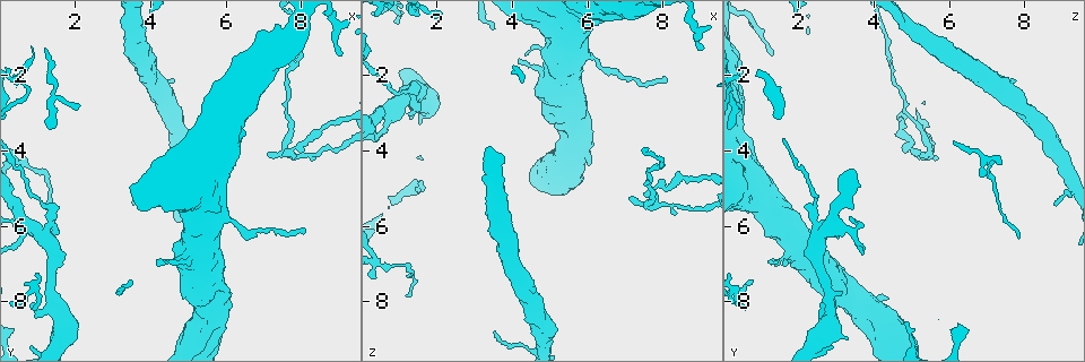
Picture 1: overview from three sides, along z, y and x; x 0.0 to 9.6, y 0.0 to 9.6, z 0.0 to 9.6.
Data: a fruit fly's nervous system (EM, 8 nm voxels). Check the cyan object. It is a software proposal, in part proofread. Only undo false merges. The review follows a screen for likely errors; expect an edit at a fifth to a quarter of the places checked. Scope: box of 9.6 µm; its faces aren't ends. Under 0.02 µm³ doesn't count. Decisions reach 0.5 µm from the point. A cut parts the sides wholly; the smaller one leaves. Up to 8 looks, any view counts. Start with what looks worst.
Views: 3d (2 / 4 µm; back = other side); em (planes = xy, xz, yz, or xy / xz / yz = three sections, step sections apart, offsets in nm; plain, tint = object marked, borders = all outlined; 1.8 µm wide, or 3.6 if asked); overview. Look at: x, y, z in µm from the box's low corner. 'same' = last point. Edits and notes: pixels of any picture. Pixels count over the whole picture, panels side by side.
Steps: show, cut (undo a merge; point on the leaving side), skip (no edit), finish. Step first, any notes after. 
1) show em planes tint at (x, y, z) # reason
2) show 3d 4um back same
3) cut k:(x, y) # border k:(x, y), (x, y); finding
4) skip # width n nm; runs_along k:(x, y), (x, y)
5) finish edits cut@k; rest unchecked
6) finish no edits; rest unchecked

show em yz step 16 tint at (7.80, 4.15, 5.40) # arms part here

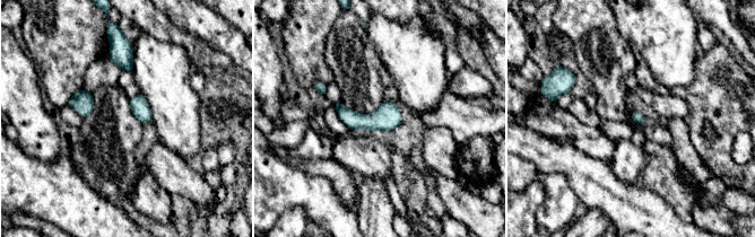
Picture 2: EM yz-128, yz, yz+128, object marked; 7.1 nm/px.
show em planes borders same

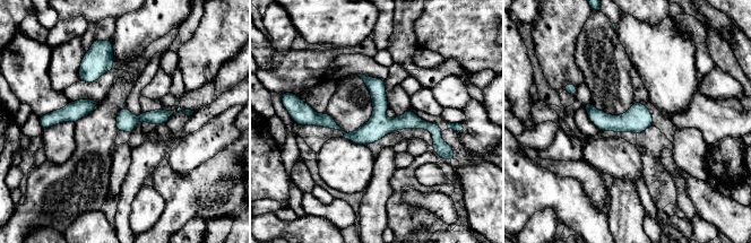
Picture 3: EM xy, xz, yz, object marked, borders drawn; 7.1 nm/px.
skip # one neuron here

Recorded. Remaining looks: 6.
show 3d 4um at (1.45, 8.00, 2.85) # sudden change in width

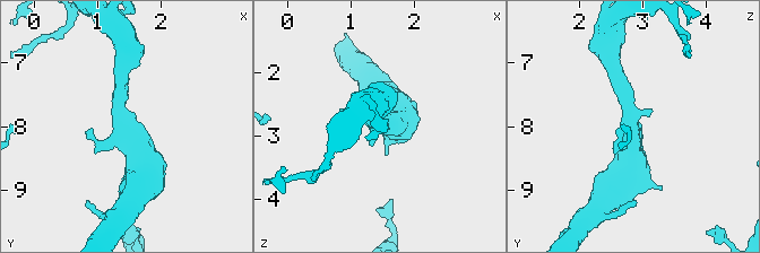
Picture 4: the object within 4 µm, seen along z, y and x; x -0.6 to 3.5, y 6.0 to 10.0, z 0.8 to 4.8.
show em planes tint at (1.50, 8.05, 2.80)

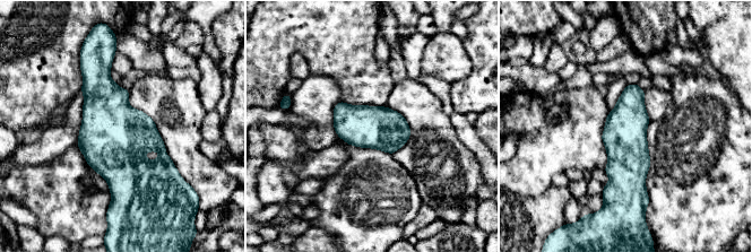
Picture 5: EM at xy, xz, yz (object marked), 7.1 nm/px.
skip # width 300 nm; all the same neuron

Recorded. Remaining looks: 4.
show em xz step 8 tint at (5.85, 4.50, 0.75) # sudden change in width

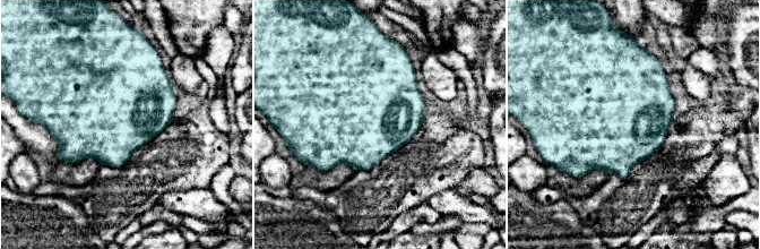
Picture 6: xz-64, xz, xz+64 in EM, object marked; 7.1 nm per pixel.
show em planes tint same

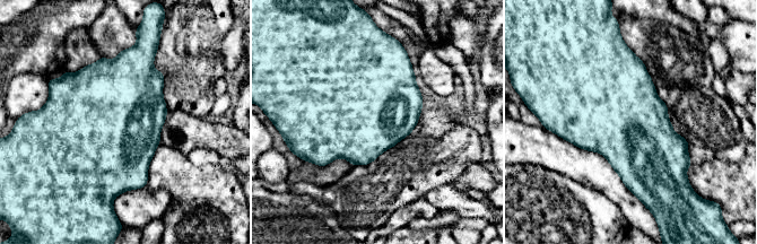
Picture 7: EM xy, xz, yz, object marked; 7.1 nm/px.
skip # one neuron here

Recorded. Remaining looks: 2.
show em planes tint at (4.45, 6.95, 1.45) # closes a loop

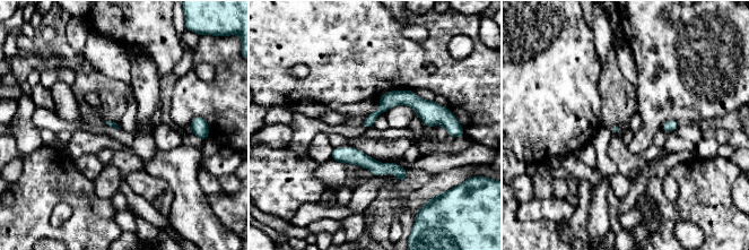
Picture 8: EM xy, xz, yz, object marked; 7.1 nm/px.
skip # width 50 nm; runs_along 8:(443, 121), (392, 98), (366, 123); one neuron here

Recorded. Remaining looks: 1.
finish no edits; rest unchecked

